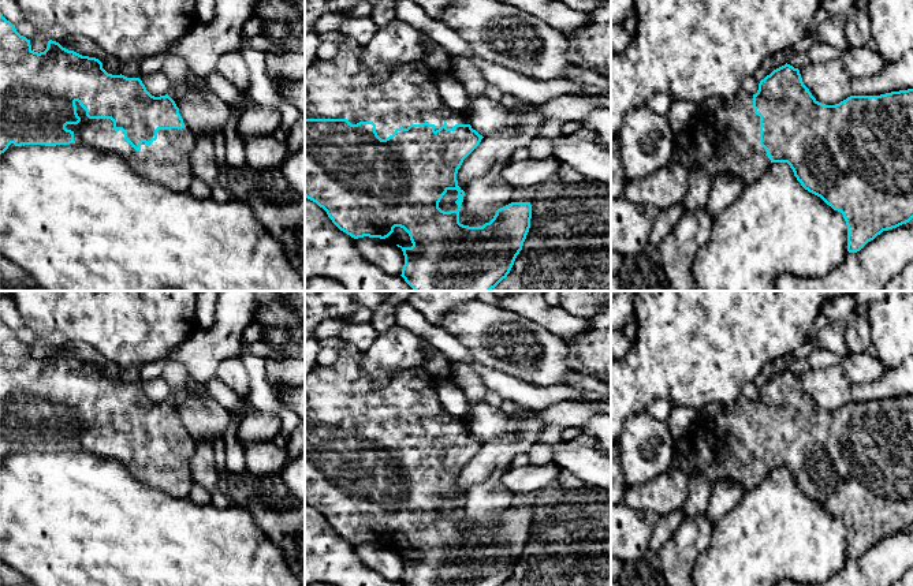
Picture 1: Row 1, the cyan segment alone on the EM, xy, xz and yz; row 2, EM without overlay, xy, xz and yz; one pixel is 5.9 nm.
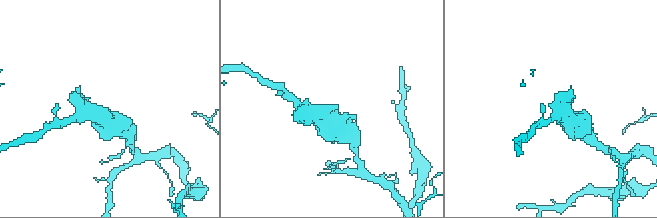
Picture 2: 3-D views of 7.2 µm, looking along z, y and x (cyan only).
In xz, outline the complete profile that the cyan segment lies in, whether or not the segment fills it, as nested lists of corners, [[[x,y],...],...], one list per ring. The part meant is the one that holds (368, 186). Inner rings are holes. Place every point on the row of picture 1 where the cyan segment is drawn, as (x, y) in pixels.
[[[347,38],[344,42],[339,44],[338,55],[333,59],[317,60],[317,63],[314,66],[312,66],[310,68],[308,68],[305,71],[305,197],[308,199],[316,202],[320,208],[323,208],[327,212],[328,217],[332,220],[332,223],[340,231],[346,232],[347,235],[350,235],[354,239],[364,238],[364,236],[385,239],[394,232],[395,227],[403,228],[409,234],[413,246],[411,247],[402,247],[402,246],[396,245],[398,247],[402,249],[403,255],[405,255],[405,265],[403,265],[400,276],[405,279],[405,281],[414,291],[491,291],[503,279],[507,277],[507,275],[510,273],[510,270],[514,265],[517,255],[522,250],[523,242],[525,242],[526,235],[528,235],[529,228],[530,228],[530,219],[532,219],[530,202],[511,202],[500,209],[498,209],[493,219],[489,223],[485,223],[482,227],[469,227],[469,225],[461,224],[459,223],[459,208],[463,202],[465,191],[458,186],[456,173],[458,173],[458,169],[461,168],[463,160],[480,145],[480,142],[484,137],[472,128],[472,126],[469,124],[469,119],[465,113],[458,112],[458,111],[452,111],[443,102],[440,93],[439,93],[439,87],[437,87],[437,76],[433,75],[425,64],[418,63],[418,64],[399,66],[395,70],[392,70],[387,76],[376,78],[370,74],[370,71],[368,68],[364,67],[364,64],[361,61],[362,49],[364,49],[364,46],[358,41],[355,41],[354,38]],[[448,190],[456,190],[458,191],[458,199],[455,201],[455,204],[458,205],[458,209],[444,212],[439,208],[439,202]]]

